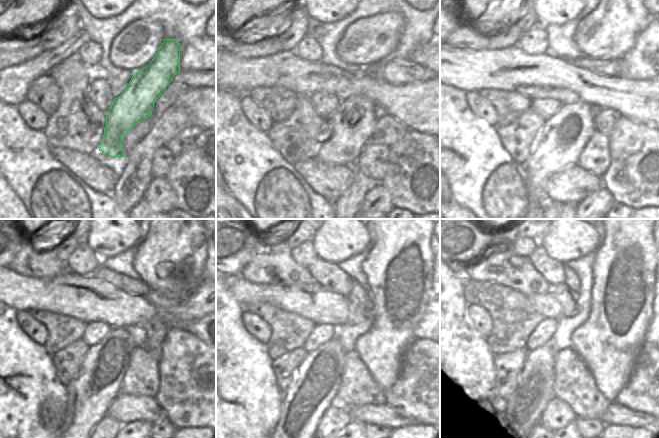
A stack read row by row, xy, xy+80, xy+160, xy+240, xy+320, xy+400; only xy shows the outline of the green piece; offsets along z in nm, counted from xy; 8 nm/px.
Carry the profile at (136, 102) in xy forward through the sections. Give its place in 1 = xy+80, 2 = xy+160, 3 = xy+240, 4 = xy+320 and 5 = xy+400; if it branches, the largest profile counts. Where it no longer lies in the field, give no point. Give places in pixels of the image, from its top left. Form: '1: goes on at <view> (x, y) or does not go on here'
1: goes on at xy+80 (352, 124)
2: goes on at xy+160 (558, 145)
3: goes on at xy+240 (98, 382)
4: goes on at xy+320 (314, 387)
5: goes on at xy+400 (535, 390)

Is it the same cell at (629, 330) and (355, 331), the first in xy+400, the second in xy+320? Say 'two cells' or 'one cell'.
two cells

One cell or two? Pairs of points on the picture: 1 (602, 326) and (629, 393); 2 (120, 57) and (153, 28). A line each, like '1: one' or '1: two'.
1: two
2: one

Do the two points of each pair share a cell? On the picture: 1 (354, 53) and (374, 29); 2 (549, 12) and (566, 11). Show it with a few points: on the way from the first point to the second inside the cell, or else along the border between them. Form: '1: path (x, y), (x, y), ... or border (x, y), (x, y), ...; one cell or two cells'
1: path (360, 47), (372, 35); one cell
2: path (553, 11), (562, 11); one cell

